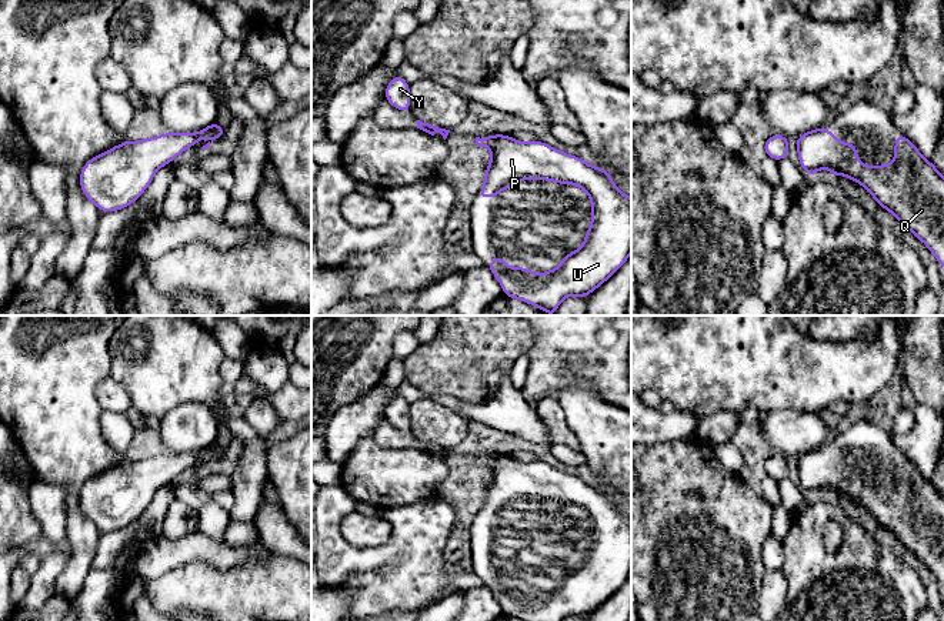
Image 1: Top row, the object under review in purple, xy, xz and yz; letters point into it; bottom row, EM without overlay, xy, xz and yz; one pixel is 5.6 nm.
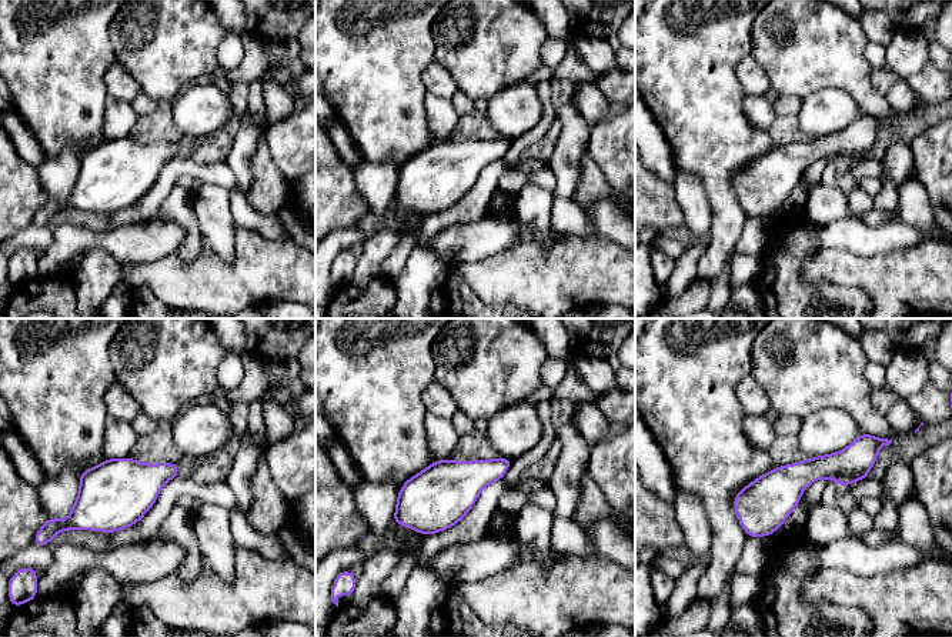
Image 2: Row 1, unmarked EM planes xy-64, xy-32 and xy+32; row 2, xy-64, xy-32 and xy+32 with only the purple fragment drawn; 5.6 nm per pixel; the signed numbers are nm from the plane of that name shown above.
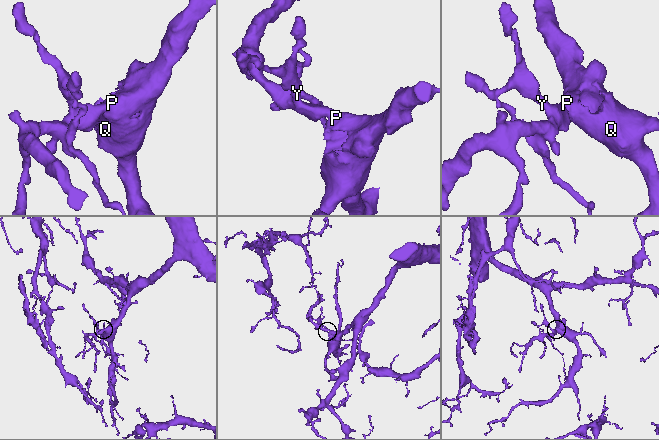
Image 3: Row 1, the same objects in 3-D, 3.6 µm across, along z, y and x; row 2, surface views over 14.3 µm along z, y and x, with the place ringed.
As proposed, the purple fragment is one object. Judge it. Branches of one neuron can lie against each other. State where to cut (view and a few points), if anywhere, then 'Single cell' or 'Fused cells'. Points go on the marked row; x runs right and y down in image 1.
No split. Single cell

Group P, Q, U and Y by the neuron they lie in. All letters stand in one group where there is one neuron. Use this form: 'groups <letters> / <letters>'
groups P Q U Y

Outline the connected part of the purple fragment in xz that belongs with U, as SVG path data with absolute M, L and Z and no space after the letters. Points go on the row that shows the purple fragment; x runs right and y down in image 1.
M494 134L476 137L476 144L493 153L478 198L493 198L520 180L576 184L591 198L591 226L583 246L560 260L557 268L536 274L530 268L507 267L504 256L486 263L504 296L554 315L566 297L587 298L628 260L631 198L617 188L608 171L540 140L526 143Z

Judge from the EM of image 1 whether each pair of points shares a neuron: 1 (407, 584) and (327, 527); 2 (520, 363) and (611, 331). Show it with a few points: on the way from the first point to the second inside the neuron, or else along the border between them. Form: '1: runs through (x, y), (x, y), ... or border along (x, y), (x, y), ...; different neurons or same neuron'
1: runs through (386, 576), (374, 576), (359, 567), (340, 548); same neuron
2: border along (527, 354), (529, 373), (520, 389); different neurons

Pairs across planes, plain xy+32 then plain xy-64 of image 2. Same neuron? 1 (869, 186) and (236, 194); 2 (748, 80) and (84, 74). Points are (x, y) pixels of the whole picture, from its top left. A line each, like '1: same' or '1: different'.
1: different
2: different

